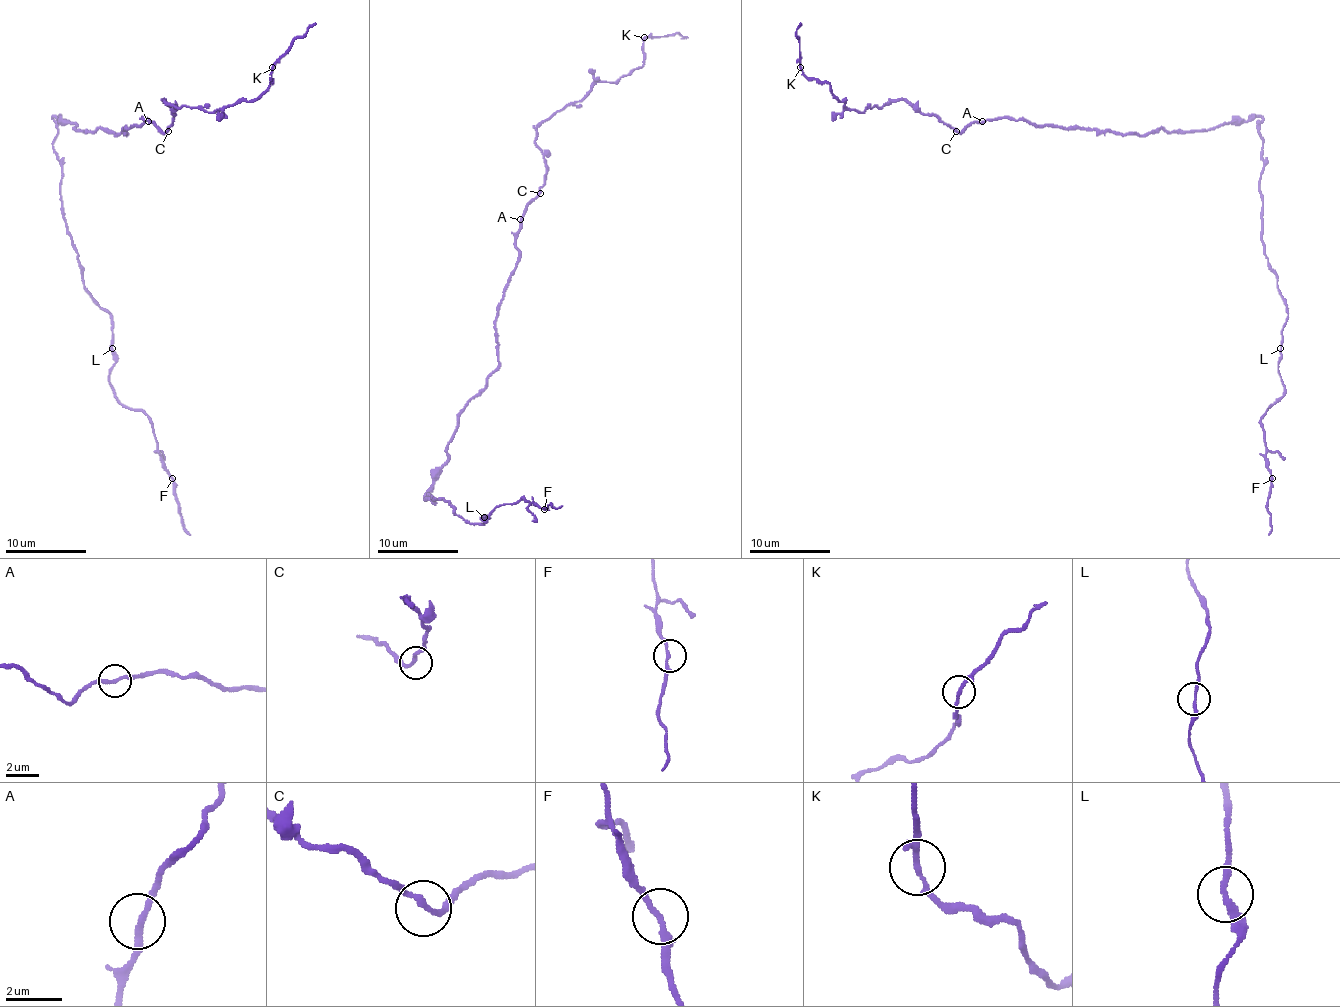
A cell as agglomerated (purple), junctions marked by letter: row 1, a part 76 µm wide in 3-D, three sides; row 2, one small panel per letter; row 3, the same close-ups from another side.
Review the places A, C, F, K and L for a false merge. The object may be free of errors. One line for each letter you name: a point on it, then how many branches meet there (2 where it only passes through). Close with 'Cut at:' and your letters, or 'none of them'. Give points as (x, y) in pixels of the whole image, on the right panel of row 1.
Cut at: none of them

